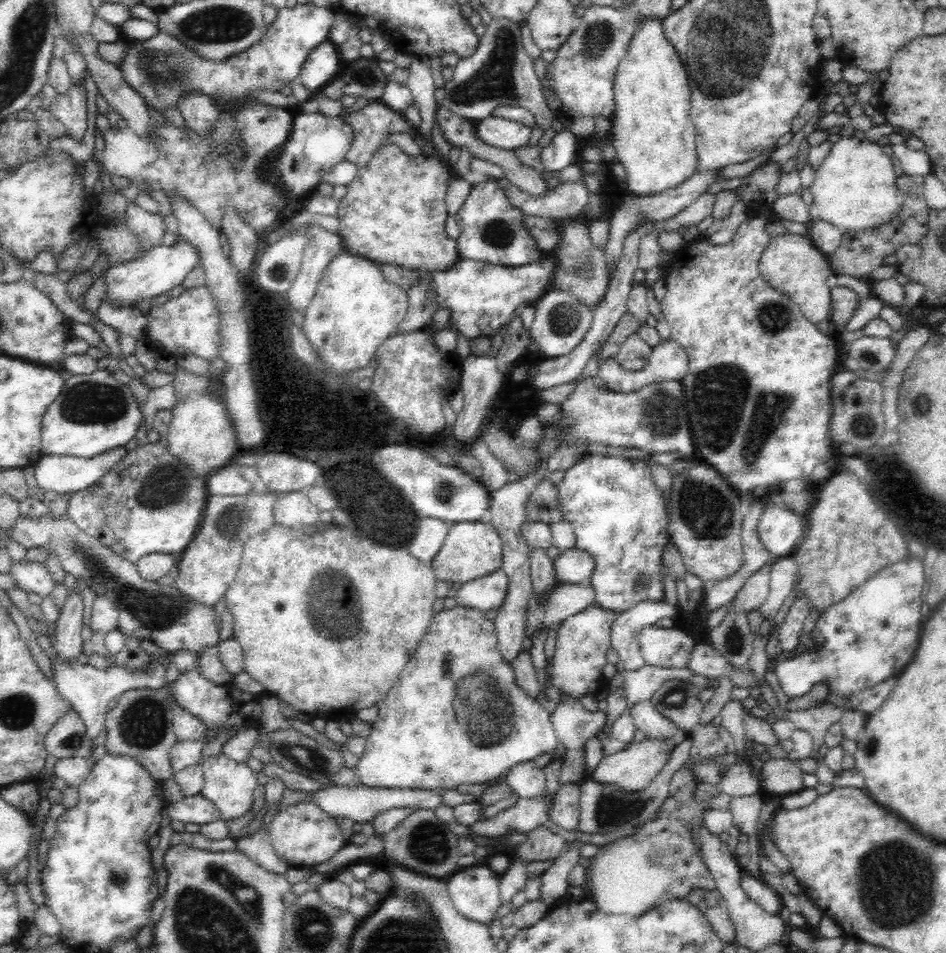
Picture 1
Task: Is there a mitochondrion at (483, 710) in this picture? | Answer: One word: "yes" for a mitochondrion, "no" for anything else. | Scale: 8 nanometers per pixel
yes

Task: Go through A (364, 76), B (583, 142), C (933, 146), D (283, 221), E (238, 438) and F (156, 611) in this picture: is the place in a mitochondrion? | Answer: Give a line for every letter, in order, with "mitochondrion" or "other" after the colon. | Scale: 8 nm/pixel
A: mitochondrion
B: other
C: other
D: other
E: other
F: mitochondrion

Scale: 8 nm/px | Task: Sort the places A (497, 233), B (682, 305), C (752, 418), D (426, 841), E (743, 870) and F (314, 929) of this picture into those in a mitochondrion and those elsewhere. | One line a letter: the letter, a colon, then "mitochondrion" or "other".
A: mitochondrion
B: other
C: mitochondrion
D: mitochondrion
E: other
F: mitochondrion

